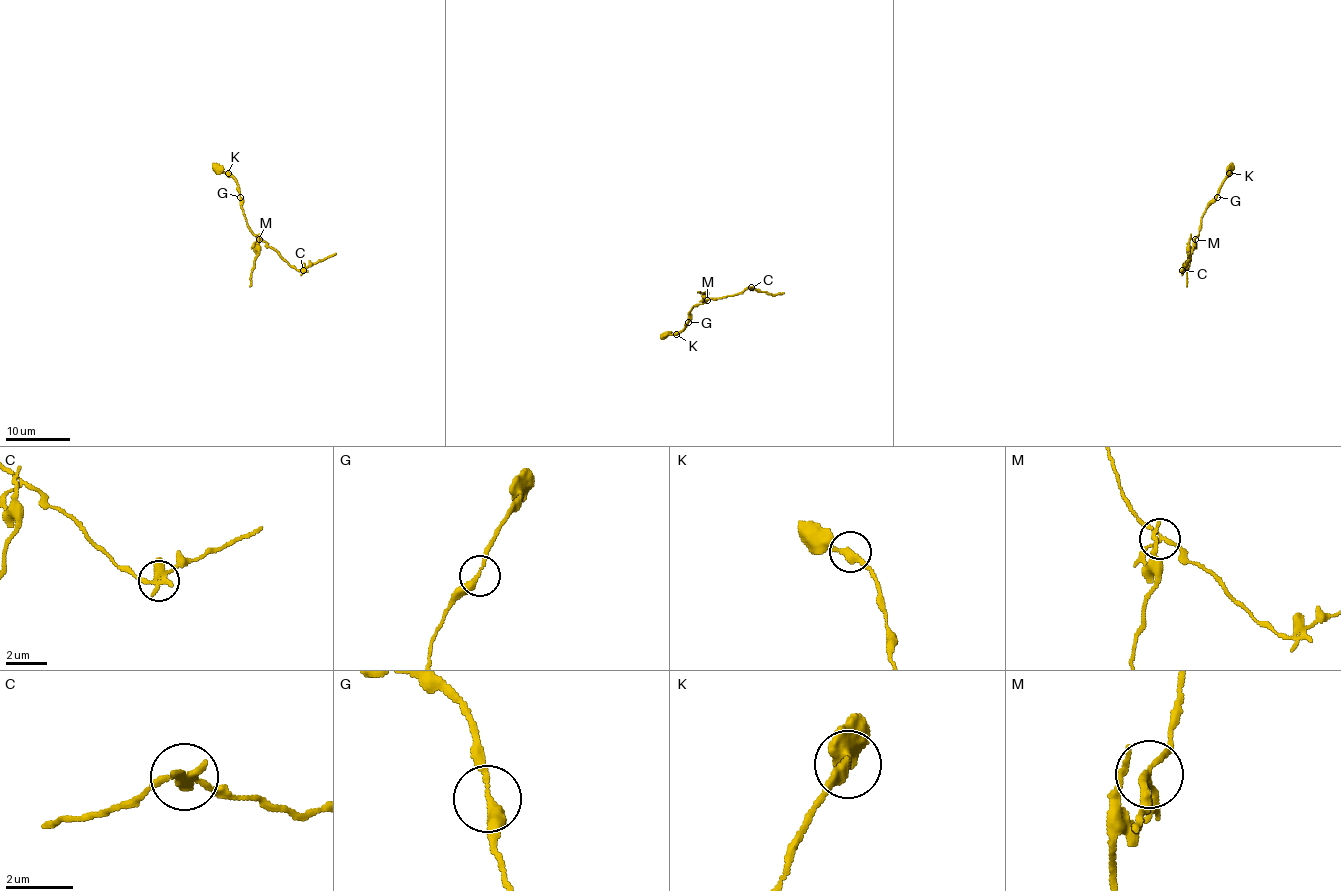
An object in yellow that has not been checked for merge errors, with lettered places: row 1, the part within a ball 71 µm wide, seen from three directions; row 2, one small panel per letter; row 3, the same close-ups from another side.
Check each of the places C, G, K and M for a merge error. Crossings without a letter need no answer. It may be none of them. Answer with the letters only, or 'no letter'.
C, M

